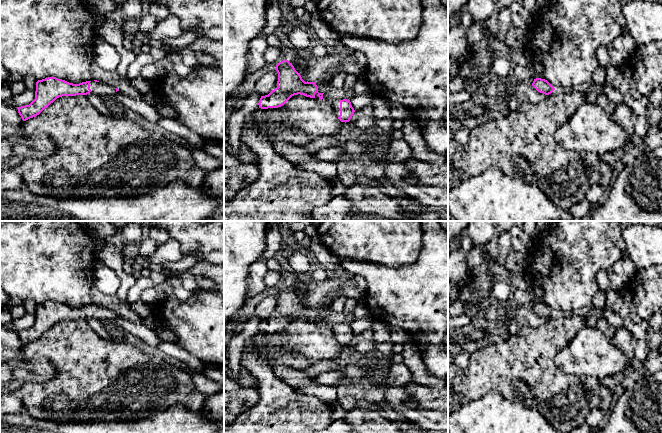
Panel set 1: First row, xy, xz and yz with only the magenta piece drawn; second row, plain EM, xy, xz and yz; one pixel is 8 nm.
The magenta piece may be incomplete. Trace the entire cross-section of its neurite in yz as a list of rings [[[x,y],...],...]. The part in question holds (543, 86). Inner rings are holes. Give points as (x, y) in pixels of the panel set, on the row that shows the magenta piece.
[[[536,78],[534,79],[532,86],[540,93],[545,95],[551,94],[555,88],[545,79]]]

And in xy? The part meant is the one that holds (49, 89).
[[[48,77],[36,82],[35,99],[29,104],[17,107],[23,121],[39,115],[45,108],[62,96],[96,94],[109,101],[119,91],[112,85],[97,80],[79,84],[69,83],[56,77]]]

